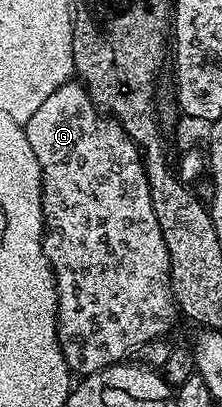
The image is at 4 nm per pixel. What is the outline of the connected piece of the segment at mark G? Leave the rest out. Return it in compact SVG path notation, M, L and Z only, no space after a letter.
M69 81L58 87L45 99L41 109L37 109L37 113L33 113L33 117L29 117L25 130L29 149L33 149L33 154L37 157L37 165L41 169L43 178L43 252L47 260L51 262L51 268L55 274L55 288L59 298L57 320L59 344L72 372L76 376L86 377L94 371L104 371L107 367L122 364L130 356L127 355L130 351L135 351L138 347L153 342L158 335L163 335L170 329L171 322L174 321L175 315L177 316L177 308L175 298L171 296L169 249L165 249L165 237L161 237L161 225L157 221L157 213L153 209L151 190L139 146L125 133L125 129L117 120L100 112L82 82Z

